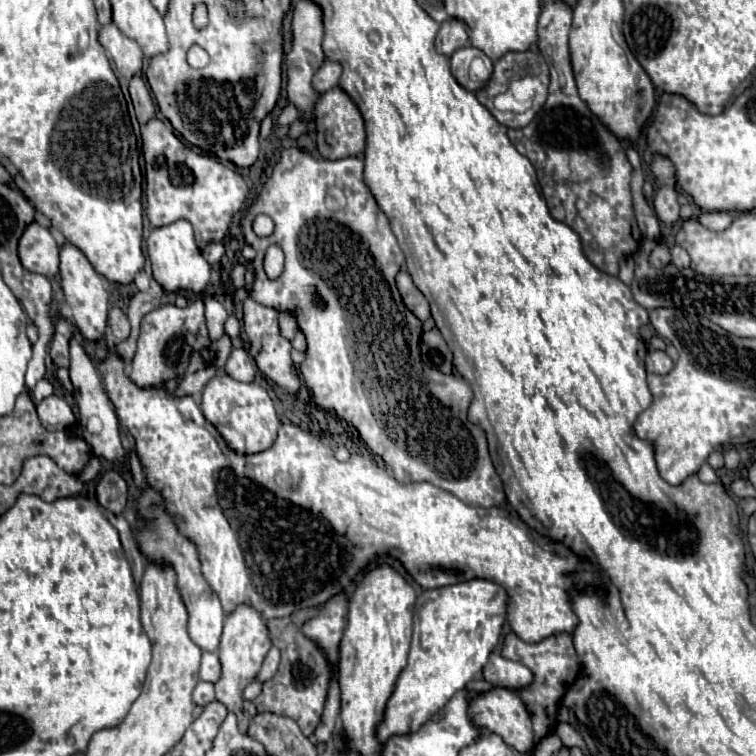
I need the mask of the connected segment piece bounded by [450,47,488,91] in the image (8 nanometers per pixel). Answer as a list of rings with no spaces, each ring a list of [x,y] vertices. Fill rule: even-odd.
[[[462,47],[462,49],[454,51],[452,57],[450,57],[450,61],[452,61],[452,75],[454,75],[456,81],[458,81],[464,89],[468,89],[468,91],[476,91],[476,89],[482,87],[480,81],[472,81],[470,75],[468,75],[470,63],[472,63],[472,59],[476,59],[476,57],[488,61],[488,57],[486,57],[480,49],[476,49],[476,47]]]

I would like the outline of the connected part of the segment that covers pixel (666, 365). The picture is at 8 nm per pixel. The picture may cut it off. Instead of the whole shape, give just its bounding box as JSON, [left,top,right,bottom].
[646,351,674,375]

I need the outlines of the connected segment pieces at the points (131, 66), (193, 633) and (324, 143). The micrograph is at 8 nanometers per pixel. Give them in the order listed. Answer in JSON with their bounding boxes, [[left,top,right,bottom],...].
[[98,21,142,79],[136,489,224,651],[314,87,364,159]]

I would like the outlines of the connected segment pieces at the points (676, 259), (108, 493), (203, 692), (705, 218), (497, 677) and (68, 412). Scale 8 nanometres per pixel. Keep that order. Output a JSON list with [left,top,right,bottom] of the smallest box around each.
[[672,245,690,267],[96,471,128,515],[194,681,216,705],[698,213,734,231],[484,653,534,689],[36,395,76,431]]

